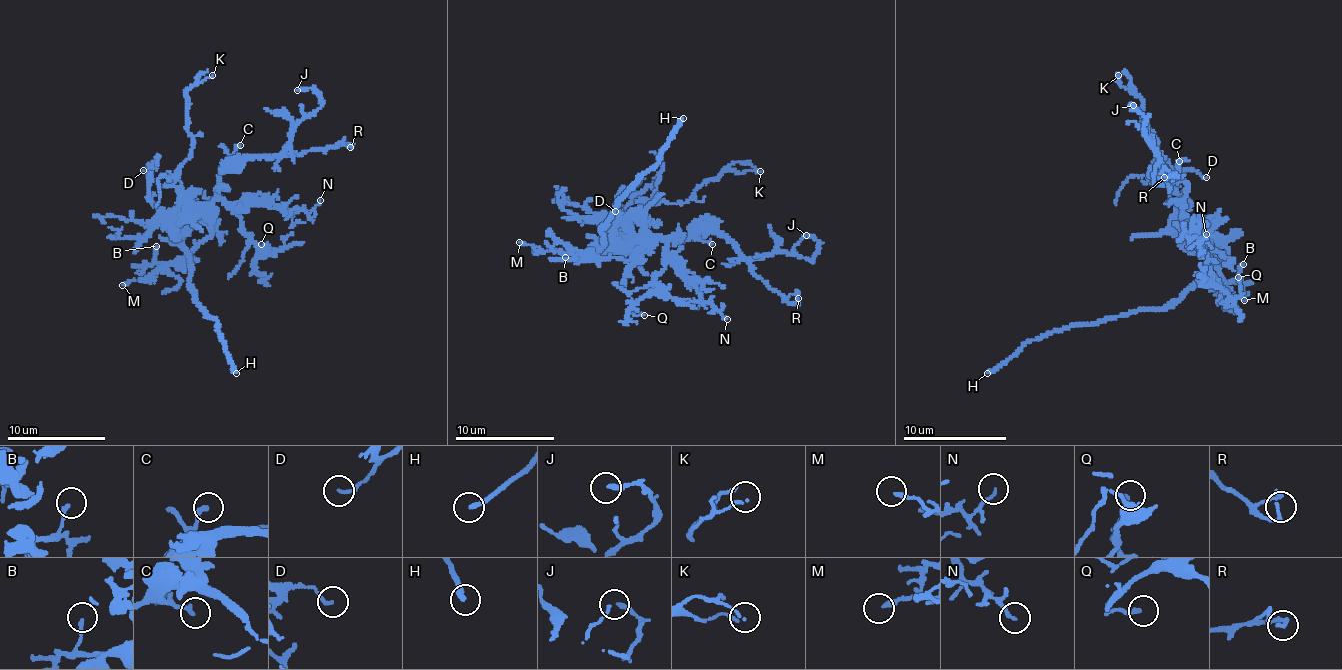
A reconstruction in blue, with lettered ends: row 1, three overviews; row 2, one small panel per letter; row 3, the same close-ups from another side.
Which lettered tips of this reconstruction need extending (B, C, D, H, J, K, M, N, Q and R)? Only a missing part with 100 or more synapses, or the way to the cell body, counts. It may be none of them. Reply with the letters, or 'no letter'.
H

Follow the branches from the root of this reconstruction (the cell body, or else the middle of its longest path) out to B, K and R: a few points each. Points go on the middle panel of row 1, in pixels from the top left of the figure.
B: (610, 246), (630, 251), (633, 256), (620, 259), (597, 257), (590, 253), (561, 251), (565, 257)
K: (610, 246), (616, 232), (643, 214), (645, 205), (694, 199), (697, 187), (734, 162), (760, 171)
R: (610, 246), (677, 242), (703, 231), (717, 232), (728, 240), (751, 271), (770, 289), (790, 302), (798, 298)

